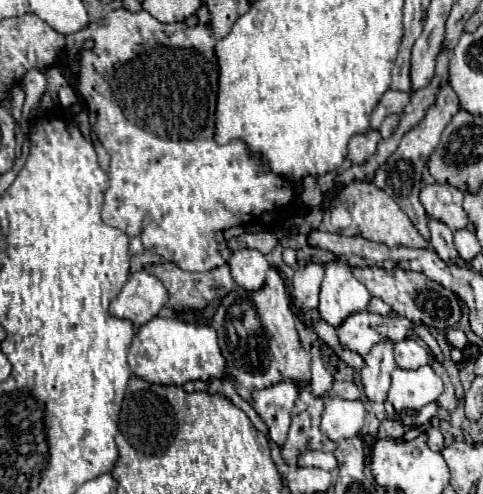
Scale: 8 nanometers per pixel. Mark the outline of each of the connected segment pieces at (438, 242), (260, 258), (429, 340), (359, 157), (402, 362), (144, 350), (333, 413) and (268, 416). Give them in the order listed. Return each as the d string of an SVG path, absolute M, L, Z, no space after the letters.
M428 219L428 225L430 225L430 233L432 233L430 243L432 243L434 251L438 253L438 257L446 263L462 263L460 255L454 247L454 241L452 241L452 237L454 237L452 231L444 223L432 221L432 219Z
M240 249L232 253L228 265L232 271L232 279L246 291L262 289L266 271L270 267L264 255L254 249Z
M414 325L413 329L414 336L421 338L425 344L432 351L434 357L442 362L443 356L441 353L441 349L436 341L436 339L432 336L428 328L424 325Z
M370 129L366 133L360 133L360 135L354 135L348 143L348 159L352 163L360 163L360 165L366 163L366 159L370 155L374 155L376 145L380 143L380 139L382 139L380 133L374 131L374 129Z
M414 337L408 341L398 341L394 345L394 359L396 359L396 365L402 369L418 369L420 365L430 363L428 347Z
M156 315L150 323L136 331L128 353L128 365L134 375L160 385L184 385L196 379L206 381L212 377L226 377L224 357L218 347L216 331L209 325L188 323L175 315Z
M332 399L324 407L322 433L332 441L342 441L360 435L364 425L364 405L362 401L340 401Z
M282 381L278 385L252 393L250 405L266 421L270 429L270 439L276 441L278 445L286 441L296 393L298 393L298 385L294 381Z

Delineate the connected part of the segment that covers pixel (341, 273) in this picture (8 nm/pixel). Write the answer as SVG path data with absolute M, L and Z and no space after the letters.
M336 259L326 265L320 287L320 319L332 327L340 327L348 315L366 311L370 297L366 285L352 277L350 265Z

